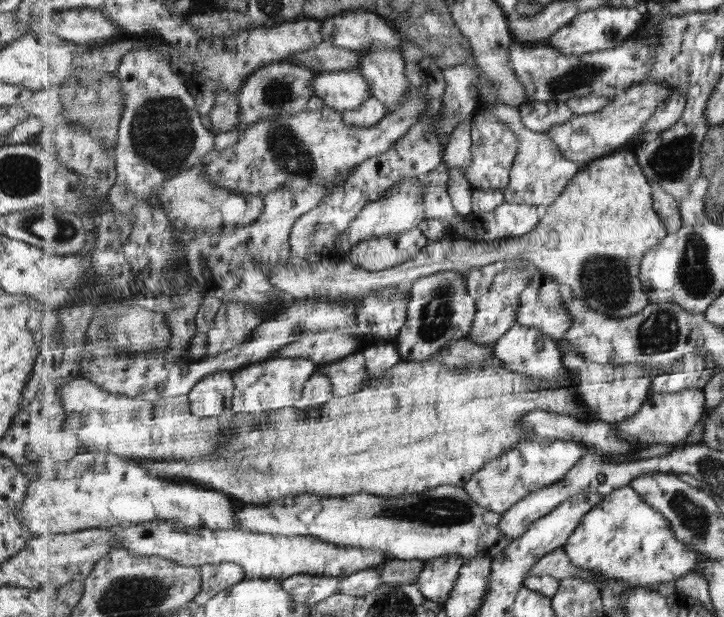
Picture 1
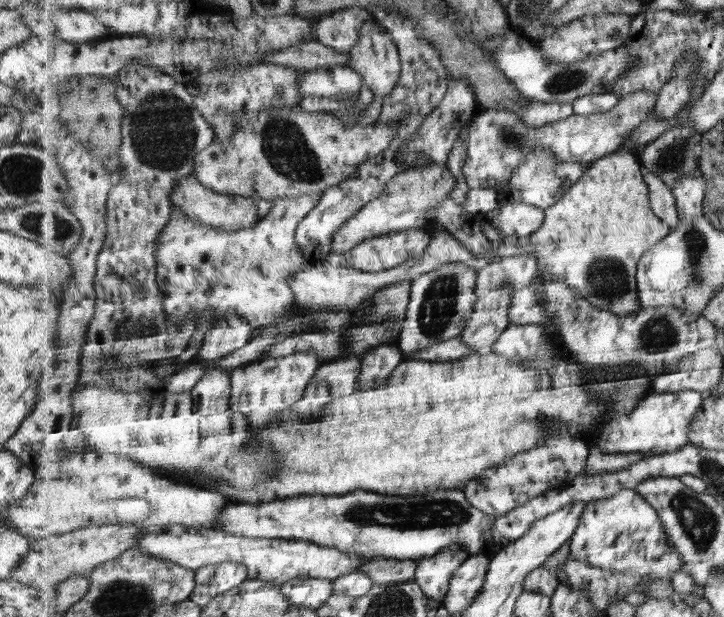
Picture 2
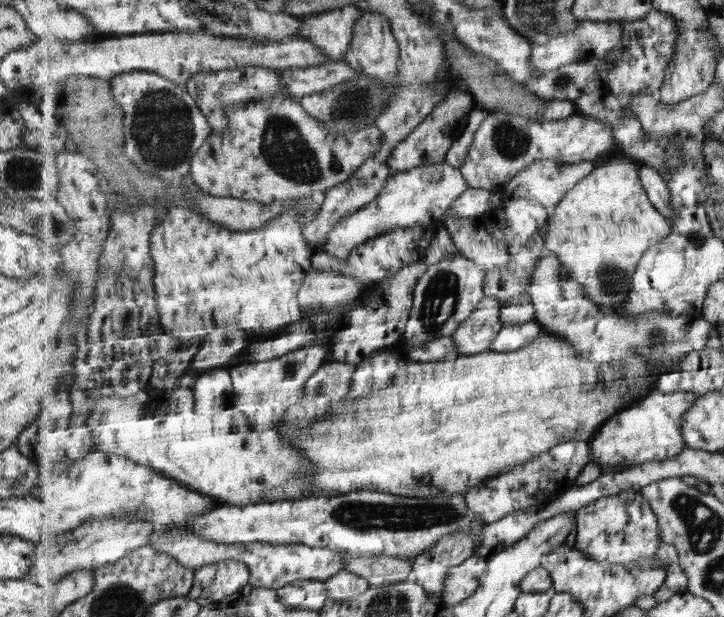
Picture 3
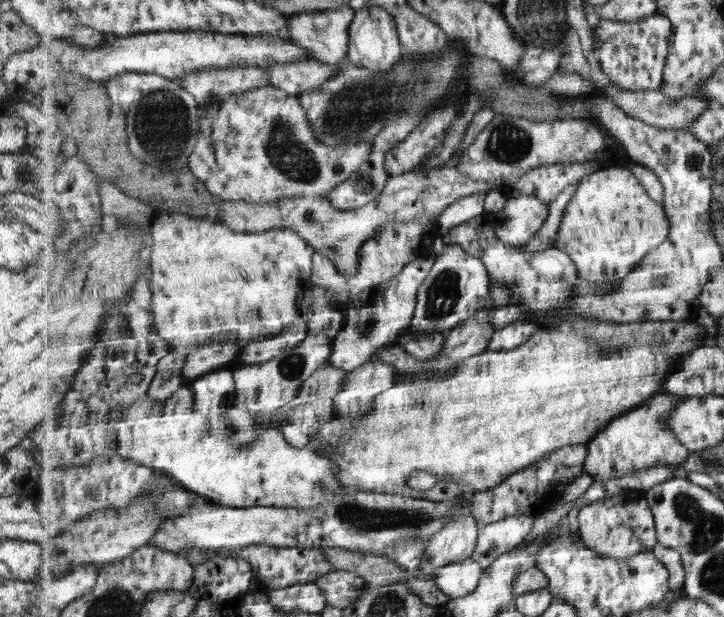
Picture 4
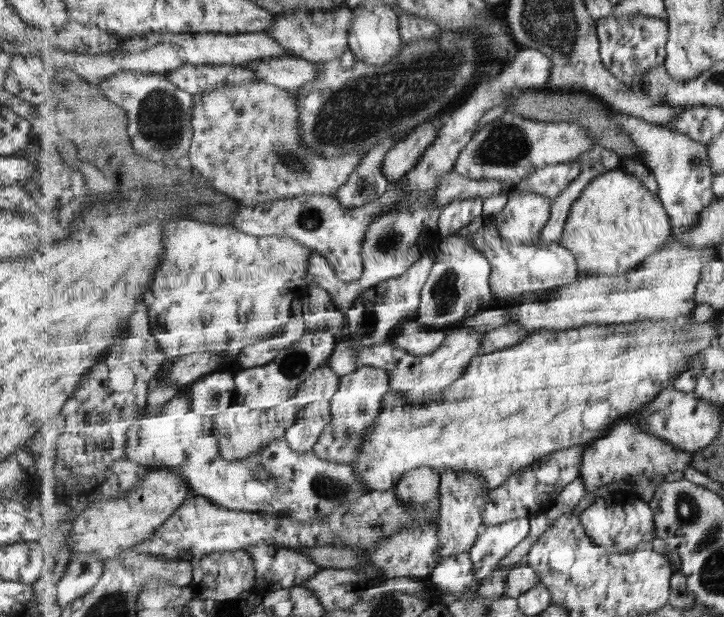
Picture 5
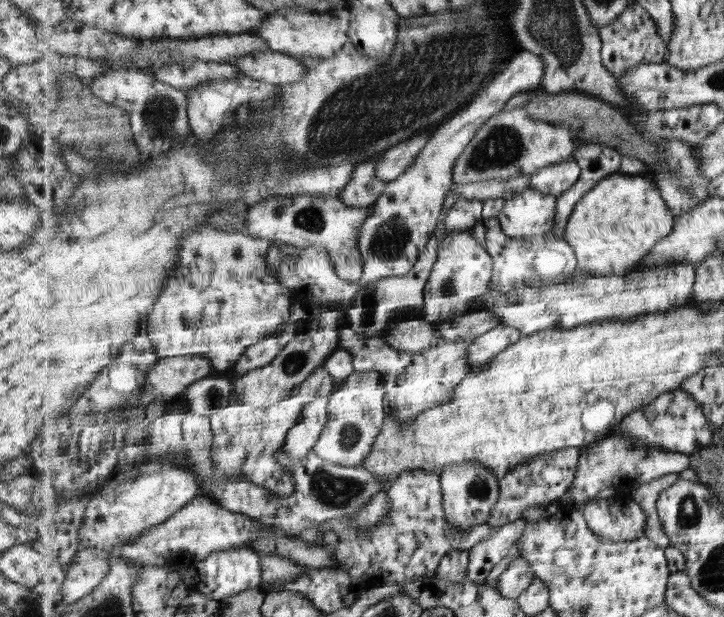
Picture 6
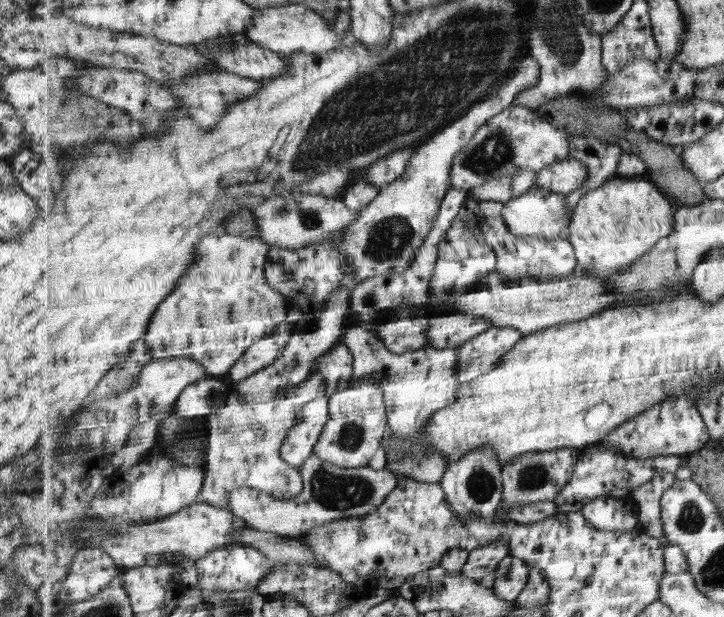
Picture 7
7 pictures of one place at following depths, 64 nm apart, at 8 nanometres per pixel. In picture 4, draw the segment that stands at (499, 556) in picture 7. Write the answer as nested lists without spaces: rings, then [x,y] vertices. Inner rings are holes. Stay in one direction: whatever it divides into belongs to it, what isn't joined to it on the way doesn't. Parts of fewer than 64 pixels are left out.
[[[521,514],[482,526],[478,546],[473,551],[473,560],[479,562],[481,568],[486,571],[499,556],[522,545],[523,540],[533,530],[535,517],[537,515]]]

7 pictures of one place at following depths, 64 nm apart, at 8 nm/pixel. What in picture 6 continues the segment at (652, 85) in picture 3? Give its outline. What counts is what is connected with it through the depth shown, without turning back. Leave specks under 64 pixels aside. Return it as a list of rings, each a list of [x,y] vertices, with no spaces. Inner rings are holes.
[[[641,4],[631,5],[615,22],[600,28],[602,38],[602,62],[613,75],[619,77],[627,73],[627,69],[639,64],[660,64],[668,51],[663,36],[659,34],[657,22]]]

